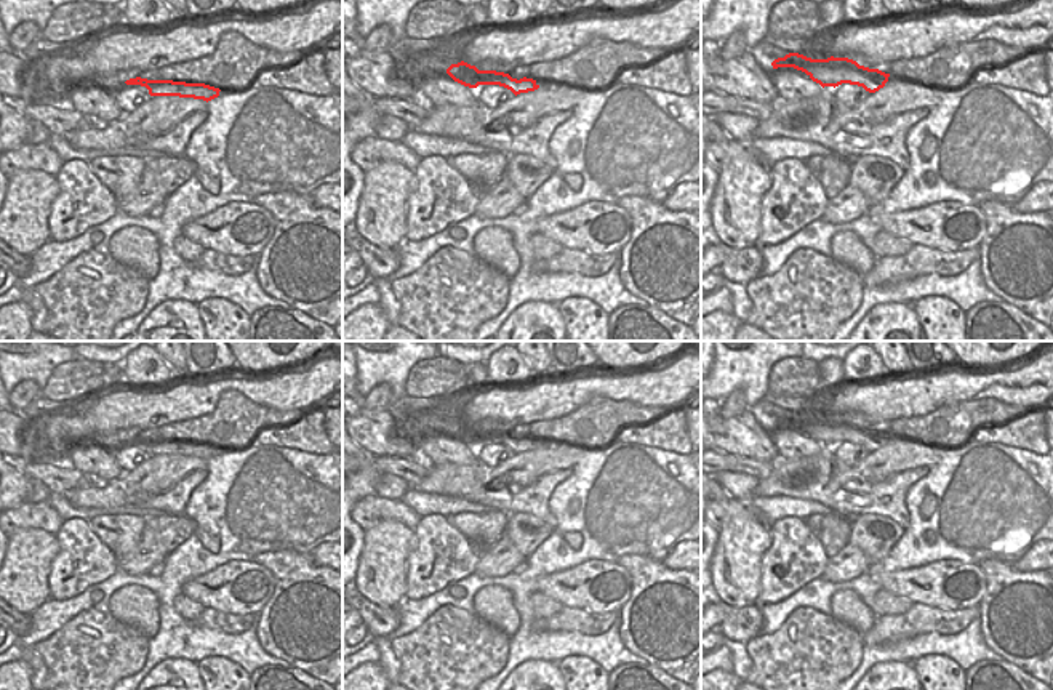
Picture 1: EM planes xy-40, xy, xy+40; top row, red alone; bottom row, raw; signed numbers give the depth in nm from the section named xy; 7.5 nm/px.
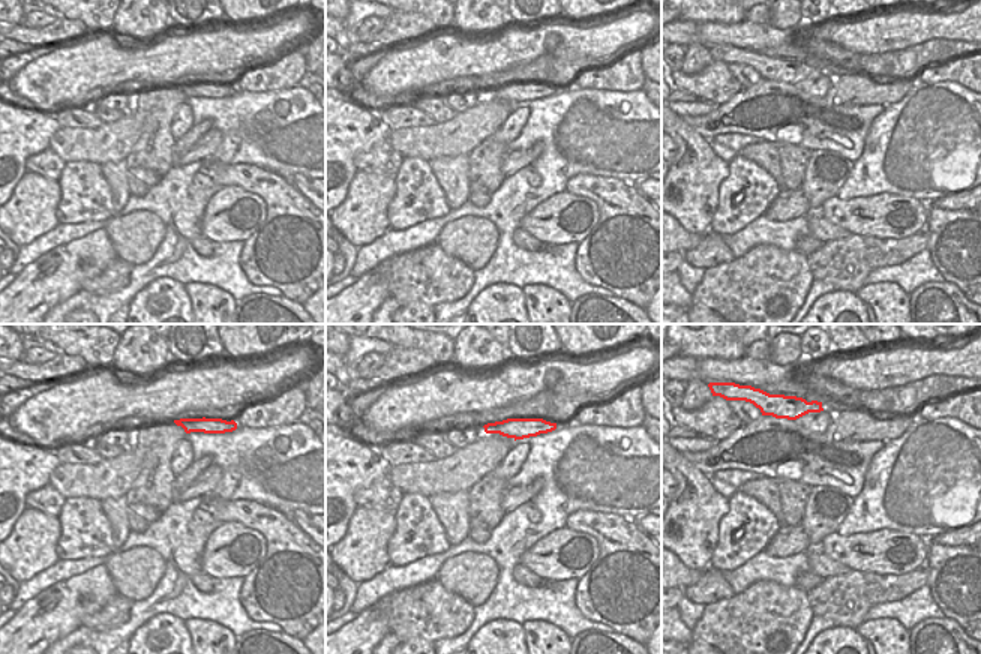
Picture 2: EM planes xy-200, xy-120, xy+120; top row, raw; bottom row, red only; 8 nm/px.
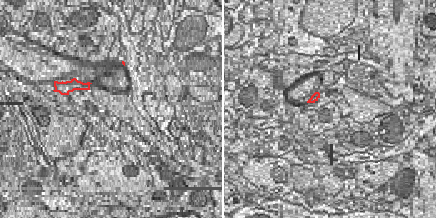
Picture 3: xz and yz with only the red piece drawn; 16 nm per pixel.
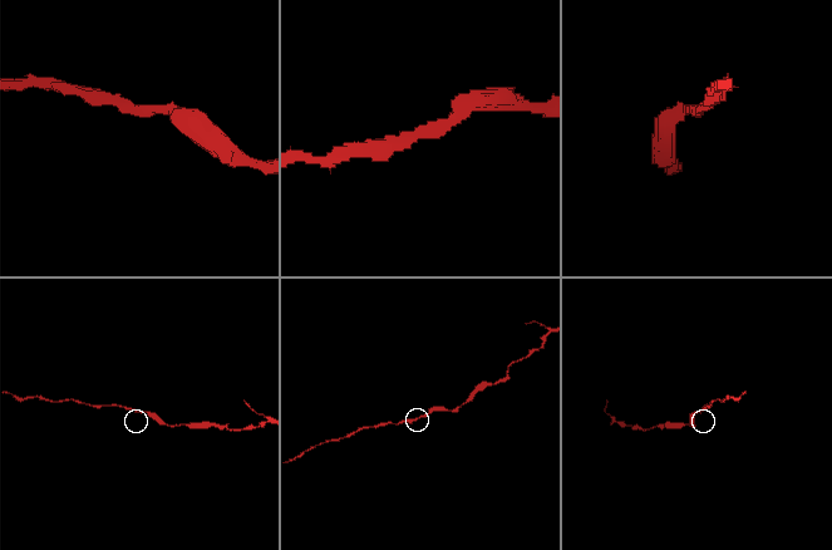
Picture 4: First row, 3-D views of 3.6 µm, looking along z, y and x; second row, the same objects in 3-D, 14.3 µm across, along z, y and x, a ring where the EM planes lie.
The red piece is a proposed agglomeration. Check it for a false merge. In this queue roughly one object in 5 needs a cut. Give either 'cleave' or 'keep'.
keep

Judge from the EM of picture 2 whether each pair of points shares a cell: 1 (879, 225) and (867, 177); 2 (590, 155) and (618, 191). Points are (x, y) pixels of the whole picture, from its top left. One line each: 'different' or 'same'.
1: different
2: different

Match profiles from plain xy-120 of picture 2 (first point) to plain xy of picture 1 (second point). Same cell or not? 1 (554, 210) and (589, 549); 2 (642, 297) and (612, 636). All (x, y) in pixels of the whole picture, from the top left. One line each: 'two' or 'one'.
1: two
2: two

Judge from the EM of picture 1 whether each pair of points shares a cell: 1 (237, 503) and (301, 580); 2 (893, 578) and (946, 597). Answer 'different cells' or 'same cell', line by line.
1: different cells
2: same cell

